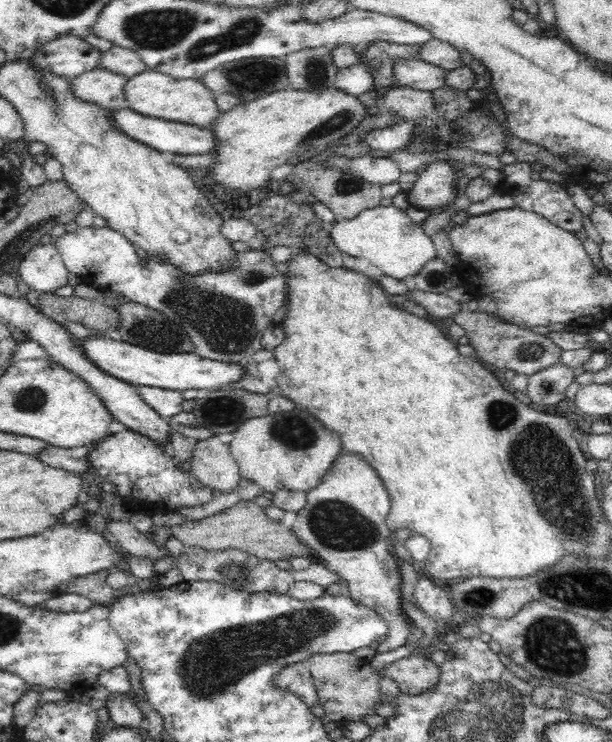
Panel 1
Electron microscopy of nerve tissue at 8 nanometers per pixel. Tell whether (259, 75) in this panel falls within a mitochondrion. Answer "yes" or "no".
yes

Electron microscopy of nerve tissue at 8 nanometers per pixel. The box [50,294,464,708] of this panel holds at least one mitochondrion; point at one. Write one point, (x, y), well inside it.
(210, 667)

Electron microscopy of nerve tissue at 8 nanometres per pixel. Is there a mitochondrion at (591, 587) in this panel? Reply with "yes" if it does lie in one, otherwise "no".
yes

